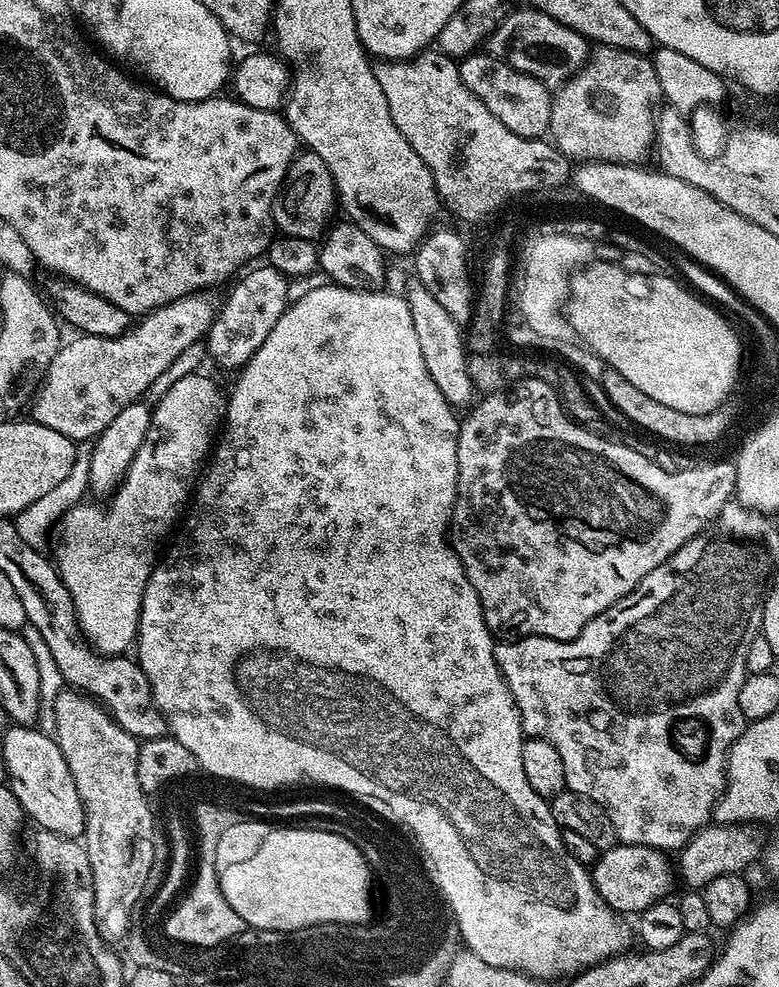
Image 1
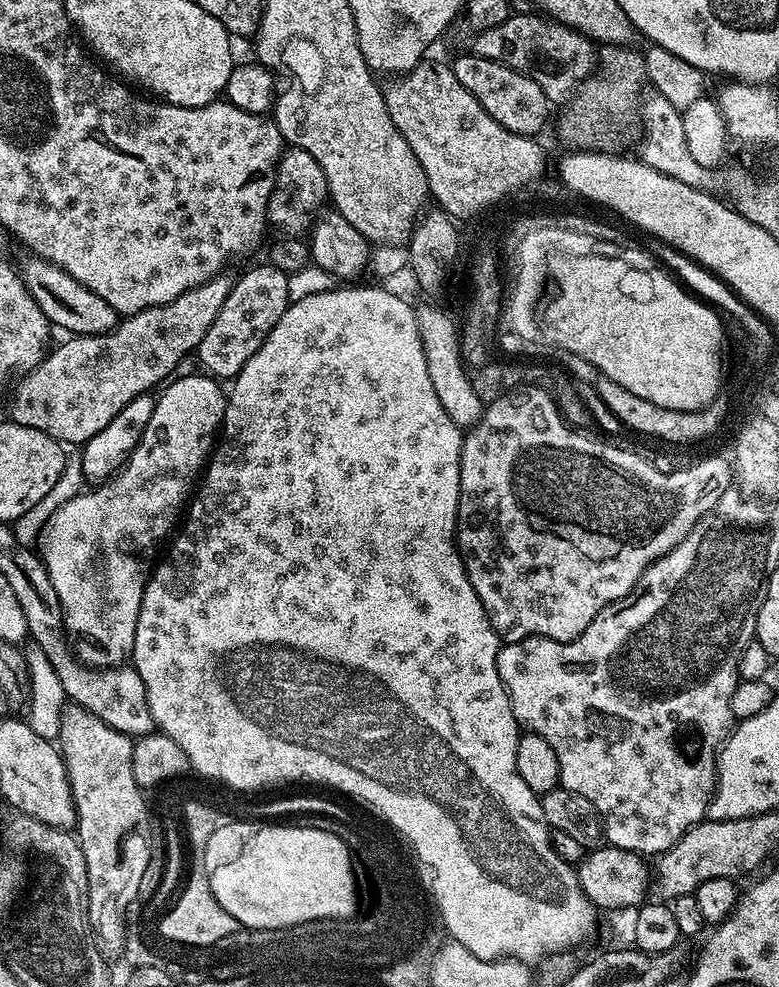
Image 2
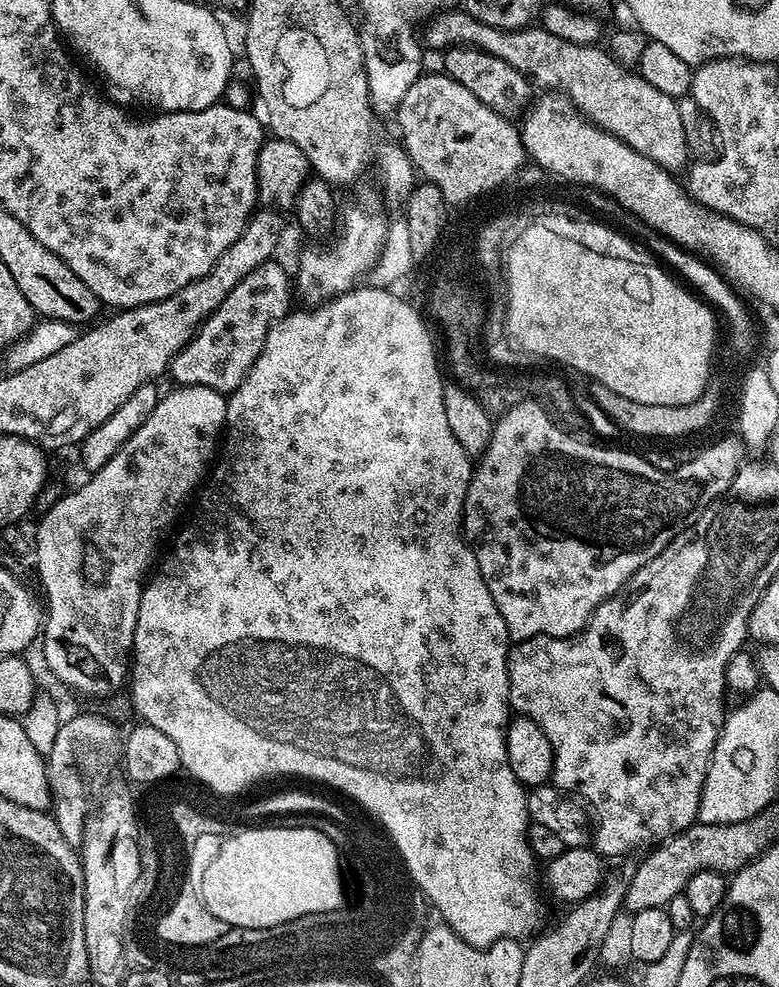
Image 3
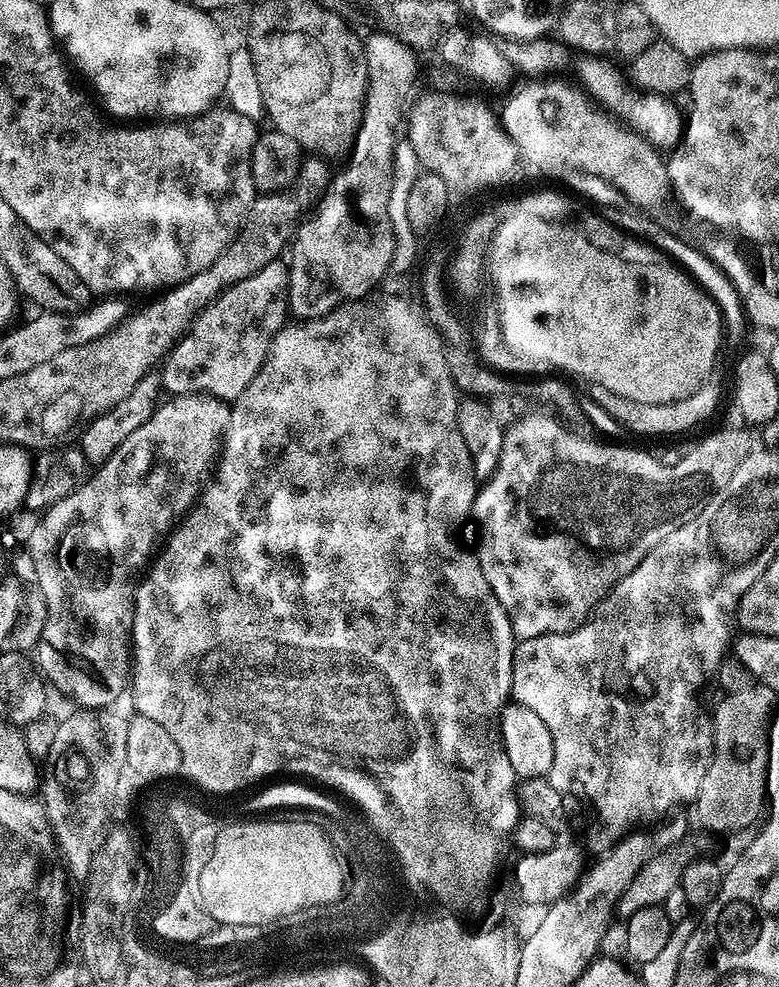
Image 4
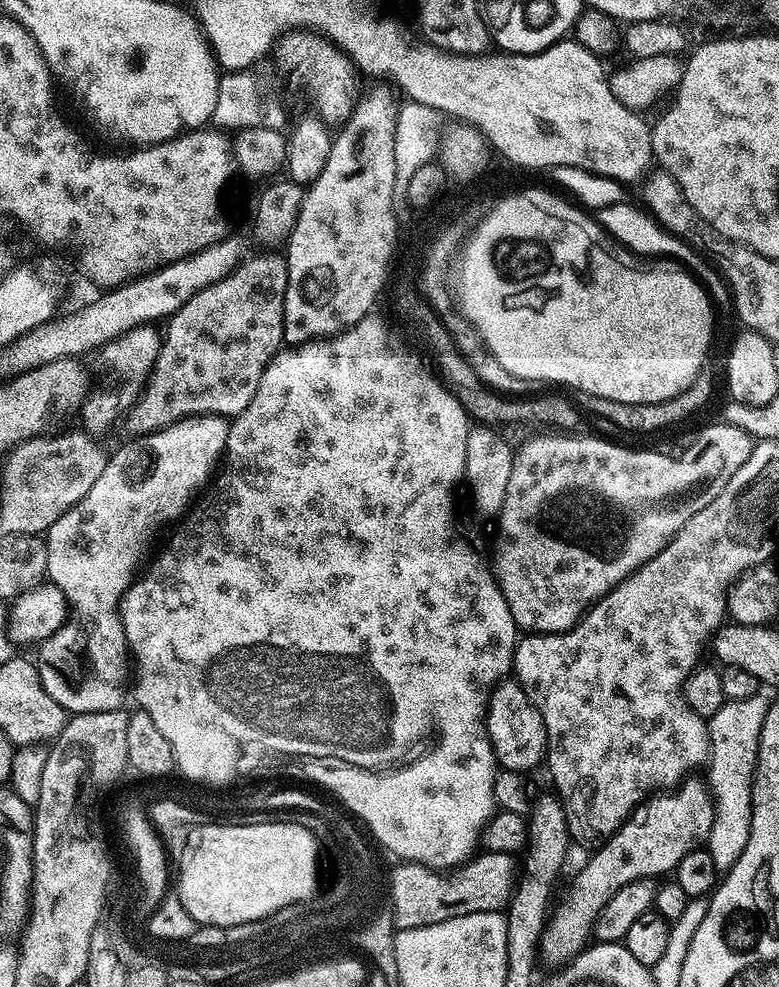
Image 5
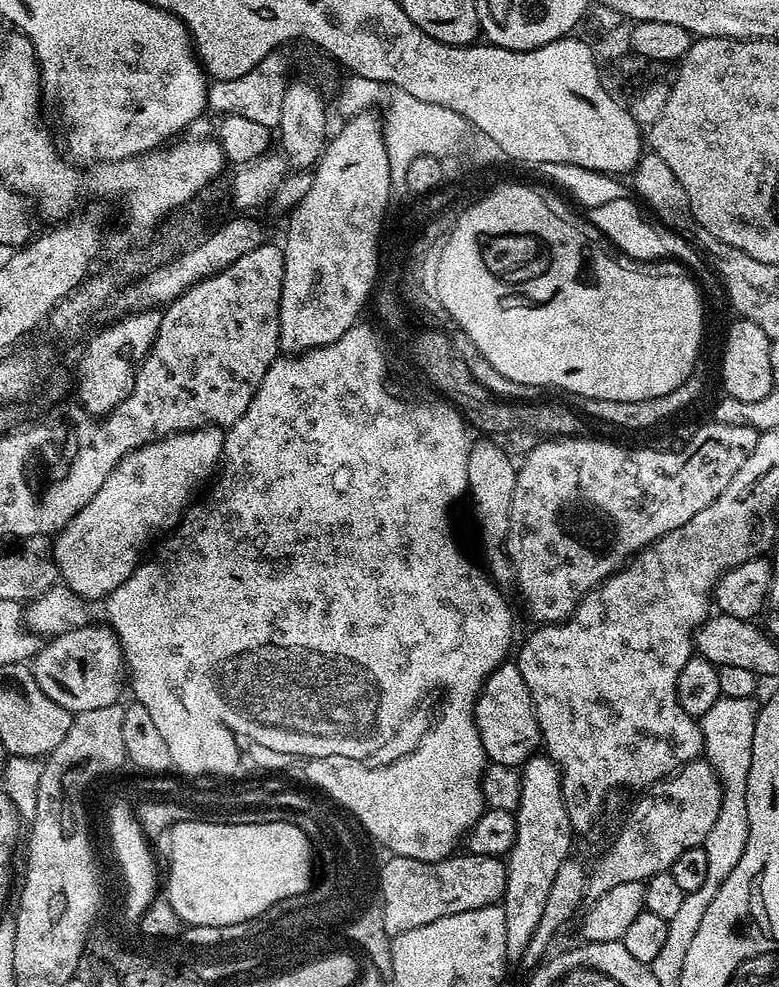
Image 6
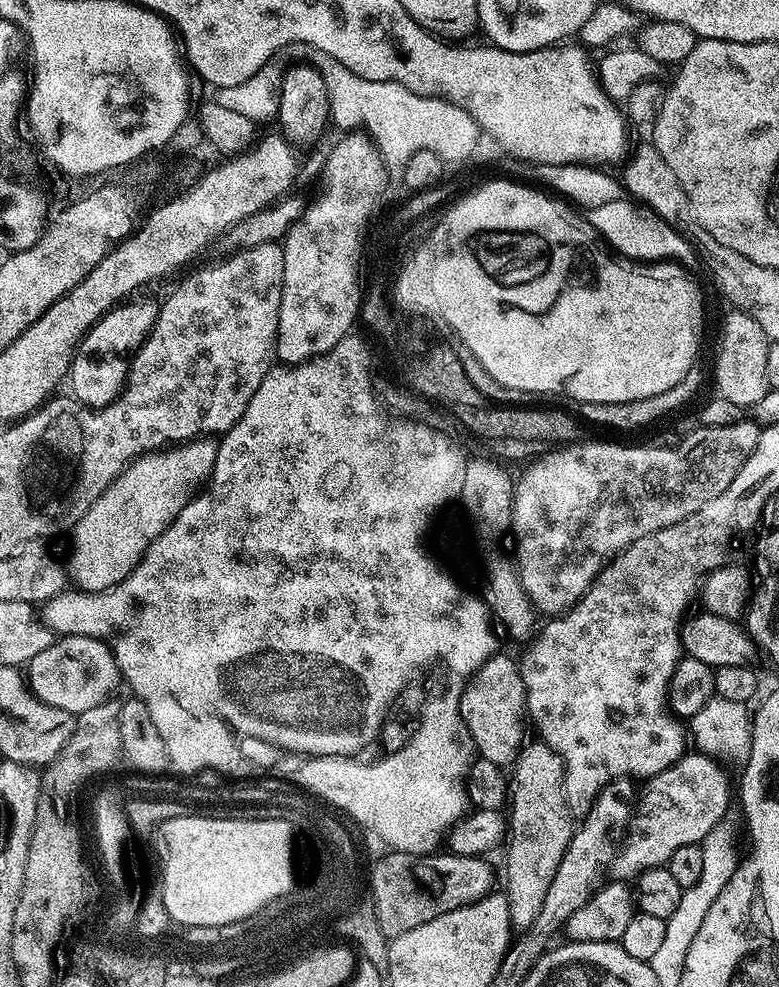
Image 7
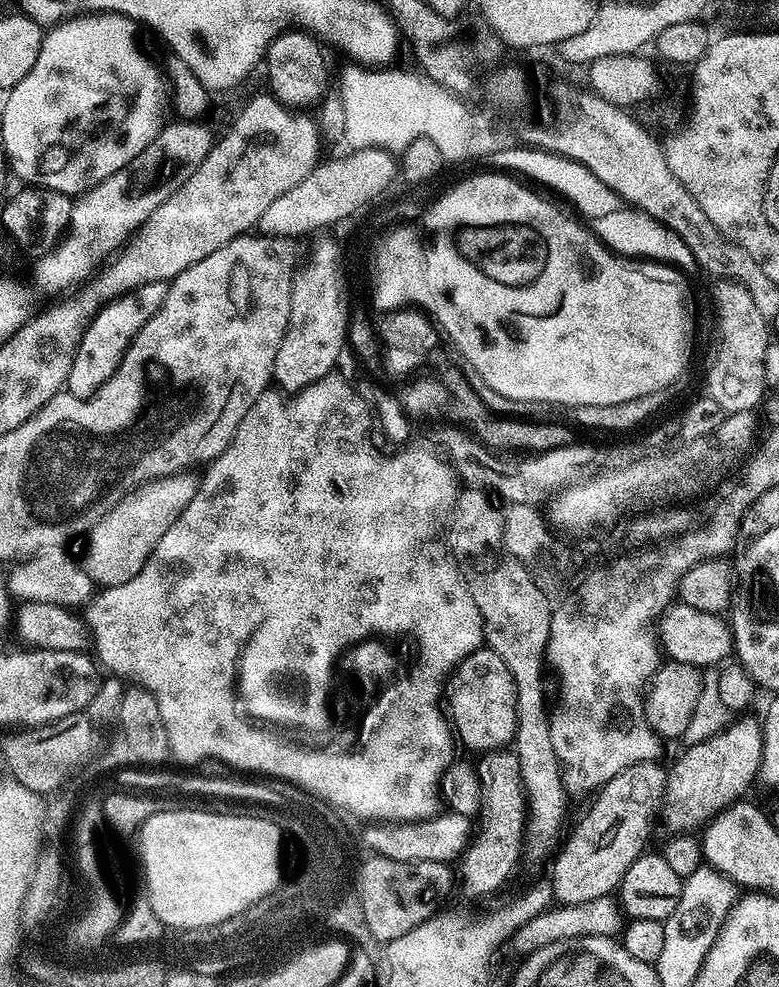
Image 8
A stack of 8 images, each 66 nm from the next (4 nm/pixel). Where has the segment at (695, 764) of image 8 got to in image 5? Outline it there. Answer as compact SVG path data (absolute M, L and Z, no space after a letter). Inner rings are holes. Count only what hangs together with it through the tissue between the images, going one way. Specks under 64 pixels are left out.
M688 778L679 786L655 796L649 796L643 804L637 804L632 815L625 820L624 825L617 832L599 845L591 853L592 856L580 868L580 873L572 880L572 885L568 888L568 893L564 896L564 901L560 905L555 905L554 911L549 915L544 932L540 936L539 955L548 964L563 966L568 961L575 959L580 952L589 947L594 936L596 919L602 914L602 908L622 886L626 886L635 880L645 878L660 878L663 872L671 873L694 849L707 845L708 835L714 826L714 812L712 806L712 794L708 791L708 785L703 779Z

